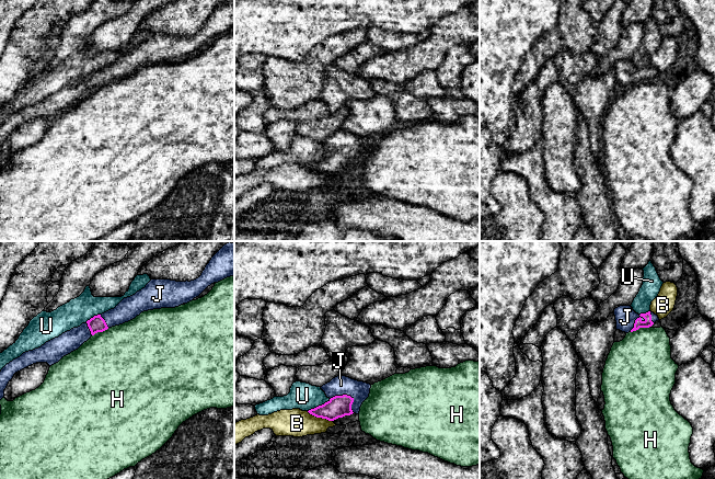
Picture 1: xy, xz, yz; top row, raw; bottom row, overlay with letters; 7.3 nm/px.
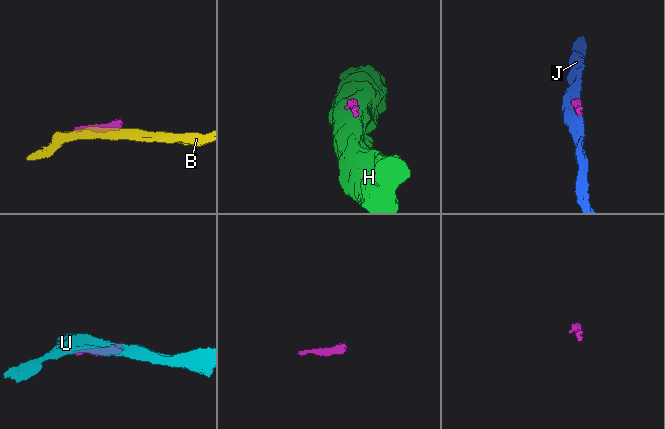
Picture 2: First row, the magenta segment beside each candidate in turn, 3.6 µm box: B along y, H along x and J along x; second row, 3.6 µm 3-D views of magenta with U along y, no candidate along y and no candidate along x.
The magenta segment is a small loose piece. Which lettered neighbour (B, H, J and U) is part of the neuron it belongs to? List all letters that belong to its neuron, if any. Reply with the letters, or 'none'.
J

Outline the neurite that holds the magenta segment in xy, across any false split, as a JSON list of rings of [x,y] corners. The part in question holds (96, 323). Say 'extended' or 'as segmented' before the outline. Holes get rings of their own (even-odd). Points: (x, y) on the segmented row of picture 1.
extended; [[[234,243],[224,244],[194,281],[151,280],[145,288],[124,298],[114,309],[94,316],[85,323],[55,338],[38,349],[23,353],[0,372],[0,400],[14,374],[36,363],[49,366],[78,350],[97,332],[123,324],[143,311],[175,308],[198,297],[208,286],[234,275]]]

